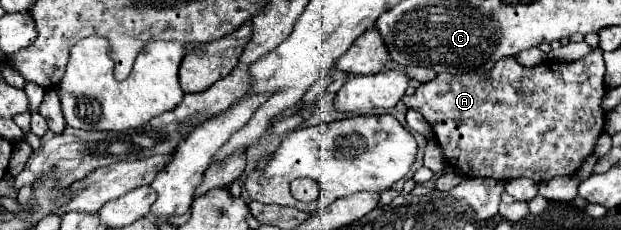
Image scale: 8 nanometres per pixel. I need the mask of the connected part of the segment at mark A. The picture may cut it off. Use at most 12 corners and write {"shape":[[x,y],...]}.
{"shape":[[602,50],[438,74],[402,102],[466,176],[572,176]]}

